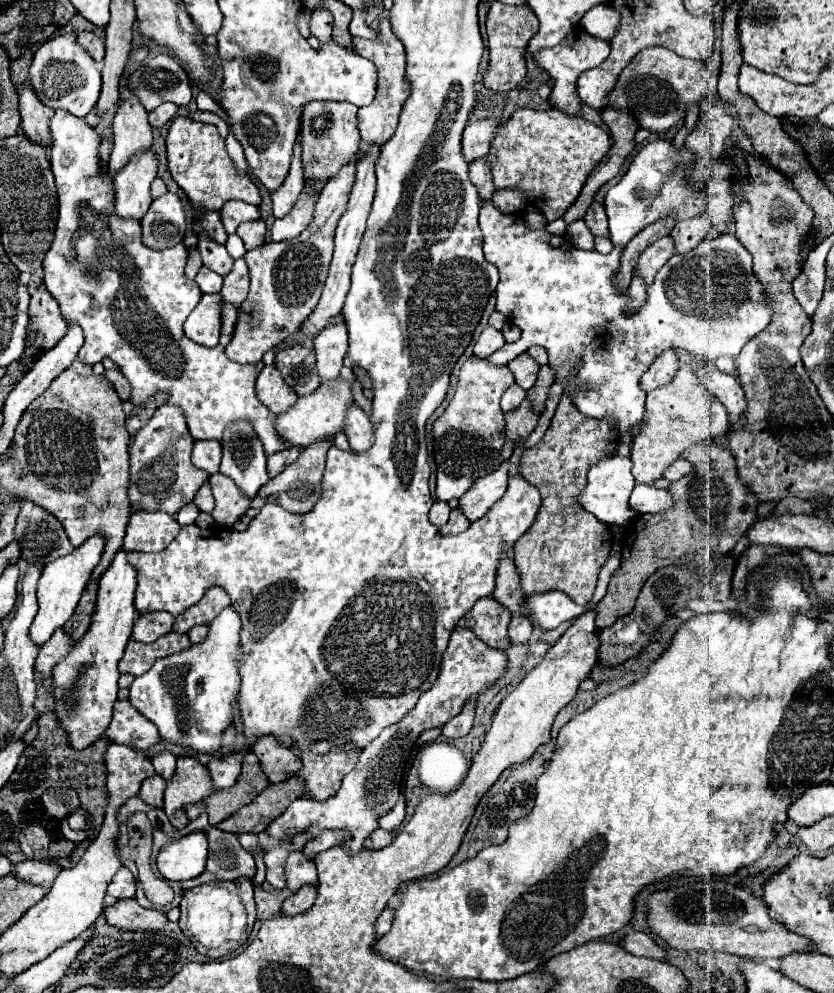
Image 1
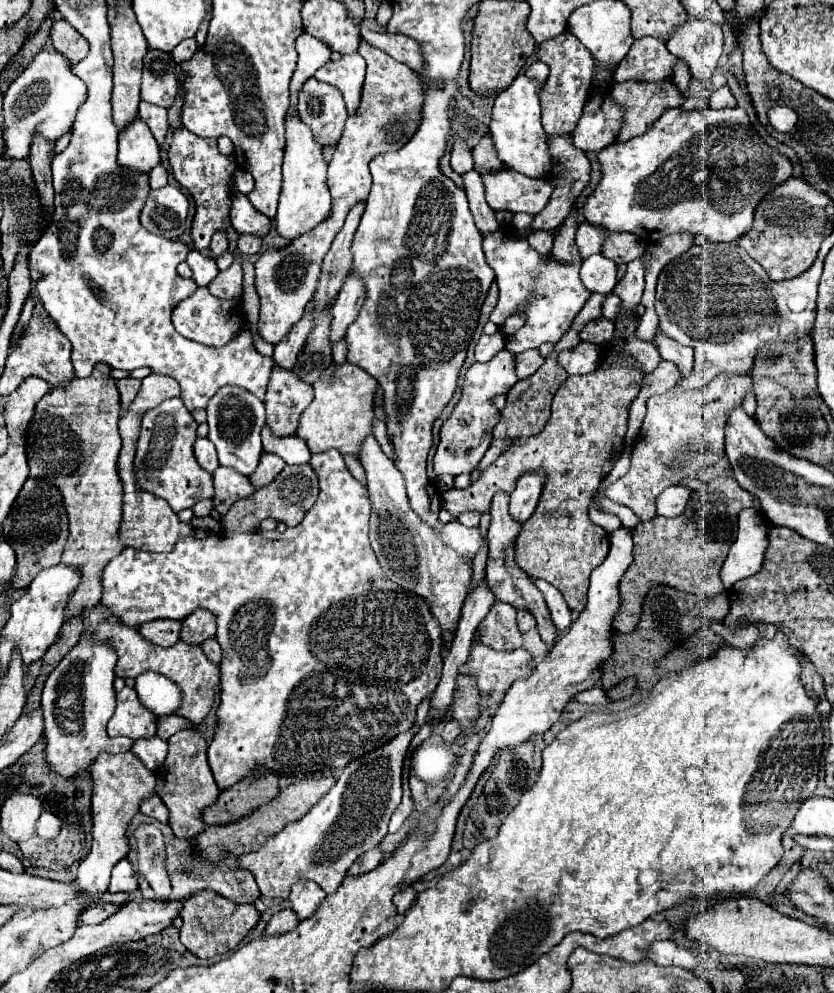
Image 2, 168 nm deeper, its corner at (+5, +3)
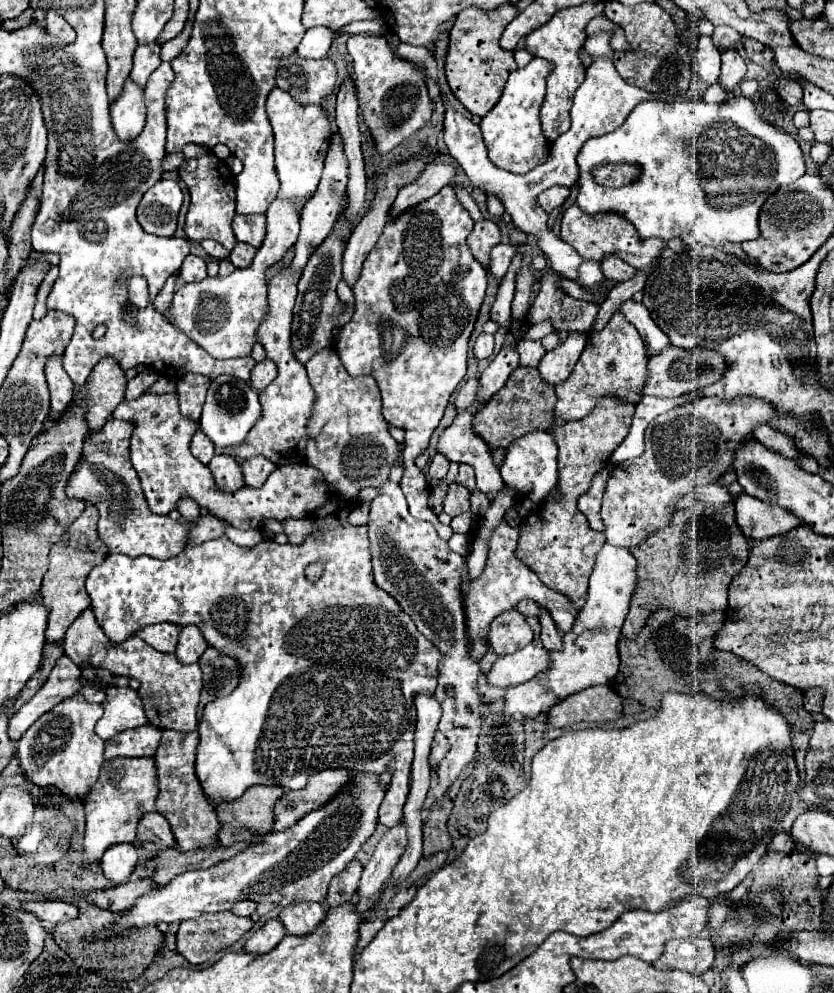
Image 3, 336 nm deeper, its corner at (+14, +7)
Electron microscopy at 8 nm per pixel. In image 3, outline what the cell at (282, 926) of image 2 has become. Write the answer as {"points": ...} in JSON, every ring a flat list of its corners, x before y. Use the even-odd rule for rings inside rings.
{"points":[[268,919,262,927,258,927,252,937,246,941,244,949,250,953,266,953,278,945,278,941,286,935,284,925,278,919]]}

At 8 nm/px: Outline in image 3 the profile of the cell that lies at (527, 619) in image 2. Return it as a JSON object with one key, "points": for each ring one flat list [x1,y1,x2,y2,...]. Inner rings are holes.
{"points":[[524,599,524,601,520,601,520,603,516,605,516,609,518,609,524,617,536,617,538,611,540,611,540,605,534,603,532,599]]}

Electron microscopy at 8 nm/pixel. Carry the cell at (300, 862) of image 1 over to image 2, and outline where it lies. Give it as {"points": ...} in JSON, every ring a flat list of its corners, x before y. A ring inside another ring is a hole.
{"points":[[299,881,297,885,293,885,289,901,291,901,291,909,295,911,297,919,309,919,317,907,321,905,321,901,327,897,327,893,323,889,319,889,317,883,313,881]]}

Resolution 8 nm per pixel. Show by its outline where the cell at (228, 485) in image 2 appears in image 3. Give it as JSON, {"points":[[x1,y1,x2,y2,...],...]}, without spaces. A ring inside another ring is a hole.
{"points":[[218,455,208,463,208,469,214,475,216,485,222,491,236,491,240,487,244,487,244,479,242,479,242,469,240,463,236,463,234,457,230,455]]}

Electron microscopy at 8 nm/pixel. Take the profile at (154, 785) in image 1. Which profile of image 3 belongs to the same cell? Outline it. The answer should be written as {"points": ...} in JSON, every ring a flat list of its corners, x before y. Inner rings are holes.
{"points":[[144,813,138,823,138,843,156,843,160,849,176,847,168,821,158,813]]}

